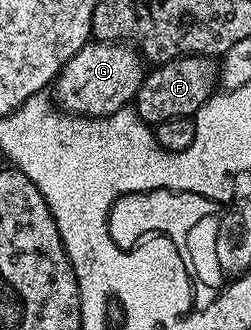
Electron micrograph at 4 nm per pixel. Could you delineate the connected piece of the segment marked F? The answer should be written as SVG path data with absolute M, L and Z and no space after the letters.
M177 57L174 61L154 65L151 70L143 76L140 91L132 102L139 119L151 127L164 119L193 118L195 111L214 96L219 84L219 66L209 57Z

